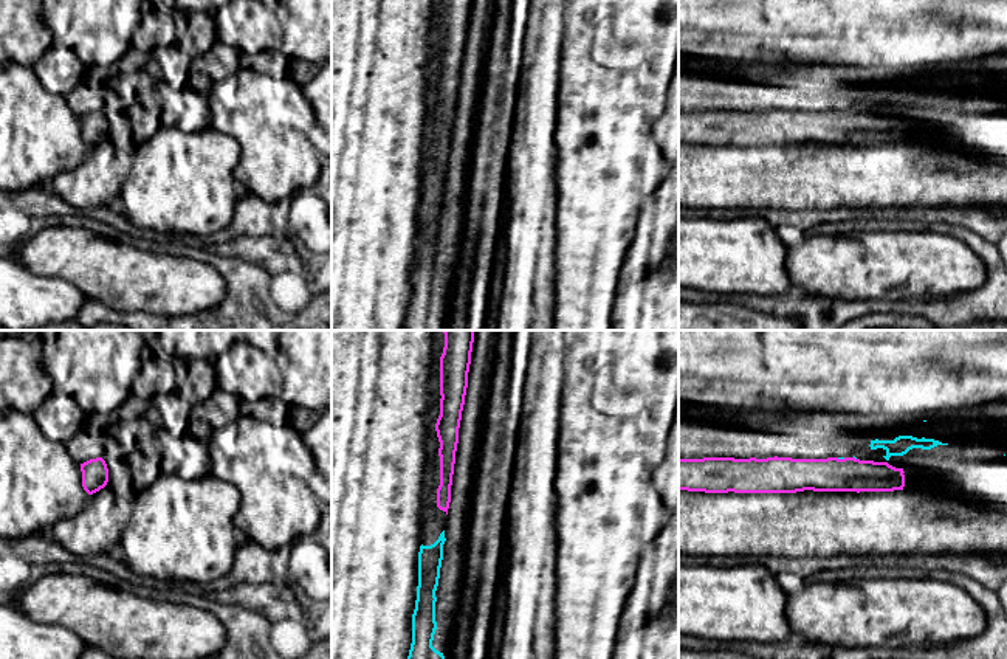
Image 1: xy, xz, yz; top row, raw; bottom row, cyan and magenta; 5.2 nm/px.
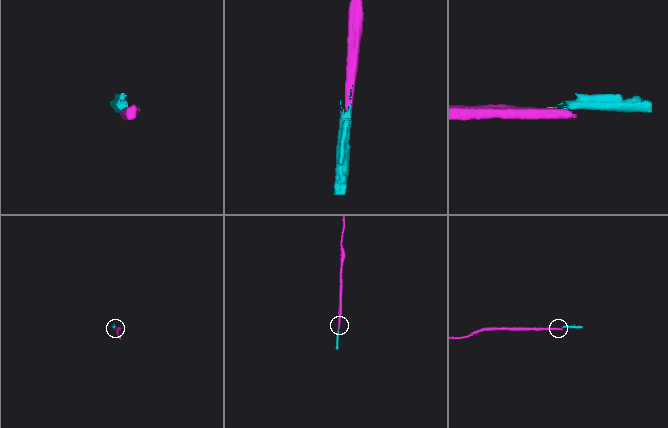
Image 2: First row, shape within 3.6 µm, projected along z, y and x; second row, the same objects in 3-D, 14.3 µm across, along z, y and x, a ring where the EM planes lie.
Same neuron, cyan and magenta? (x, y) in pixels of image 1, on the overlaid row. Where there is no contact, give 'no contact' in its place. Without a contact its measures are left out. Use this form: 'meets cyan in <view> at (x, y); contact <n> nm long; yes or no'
meets cyan in yz at (842, 458); contact 50 nm long; no

